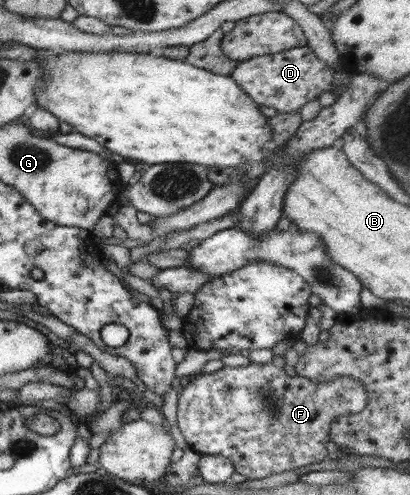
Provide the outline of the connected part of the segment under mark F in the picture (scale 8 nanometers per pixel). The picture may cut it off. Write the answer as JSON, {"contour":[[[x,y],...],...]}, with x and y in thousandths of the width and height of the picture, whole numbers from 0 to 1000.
{"contour":[[[612,731],[600,741],[544,739],[520,754],[490,754],[454,768],[432,812],[432,857],[466,907],[493,919],[546,921],[573,939],[573,954],[605,968],[734,945],[763,933],[802,931],[793,901],[807,848],[827,838],[873,834],[895,818],[895,788],[861,760],[822,760],[798,772],[763,772],[722,756],[705,760],[661,733]]]}

